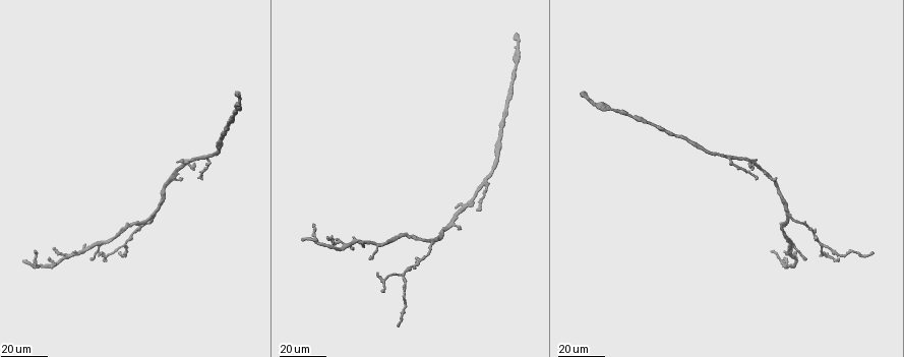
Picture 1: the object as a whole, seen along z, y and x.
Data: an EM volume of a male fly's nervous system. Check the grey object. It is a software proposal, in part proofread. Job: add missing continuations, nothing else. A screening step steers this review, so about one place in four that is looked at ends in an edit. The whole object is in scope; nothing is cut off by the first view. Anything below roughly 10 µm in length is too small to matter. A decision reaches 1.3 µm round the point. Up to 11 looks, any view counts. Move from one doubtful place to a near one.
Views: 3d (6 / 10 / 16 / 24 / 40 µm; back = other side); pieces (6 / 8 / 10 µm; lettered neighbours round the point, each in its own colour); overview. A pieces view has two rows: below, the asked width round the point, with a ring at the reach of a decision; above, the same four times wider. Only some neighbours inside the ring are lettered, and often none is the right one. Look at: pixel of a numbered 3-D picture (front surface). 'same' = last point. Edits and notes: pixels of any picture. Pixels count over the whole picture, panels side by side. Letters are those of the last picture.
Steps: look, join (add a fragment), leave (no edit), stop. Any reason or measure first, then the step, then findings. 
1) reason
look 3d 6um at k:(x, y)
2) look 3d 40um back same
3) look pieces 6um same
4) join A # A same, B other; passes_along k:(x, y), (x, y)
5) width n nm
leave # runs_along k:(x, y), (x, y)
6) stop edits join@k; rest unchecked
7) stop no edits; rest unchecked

long arm stops here
look 3d 16um at 1:(478, 209)

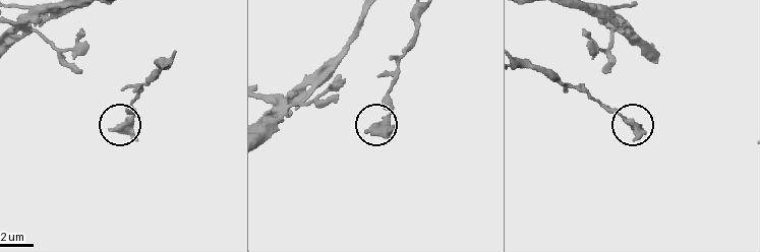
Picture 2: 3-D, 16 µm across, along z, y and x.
look pieces 10um at 2:(368, 130)

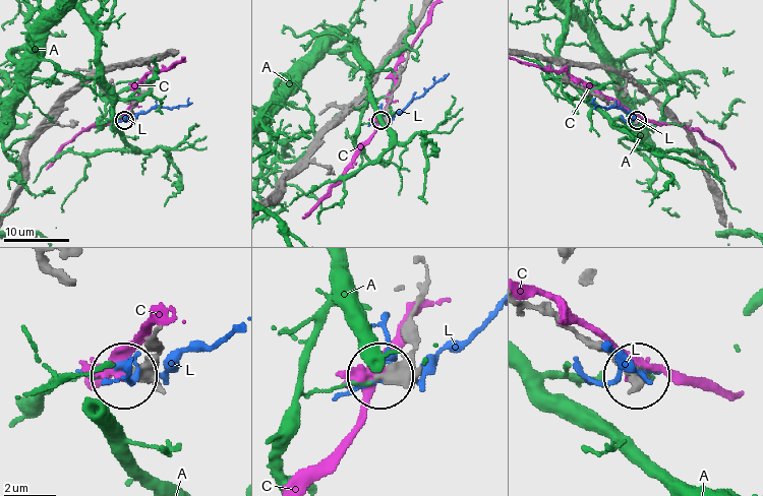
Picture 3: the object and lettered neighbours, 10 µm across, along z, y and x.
leave # A other, C other, L other; none of them fits

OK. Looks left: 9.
free end
look 3d 24um at 1:(193, 166)

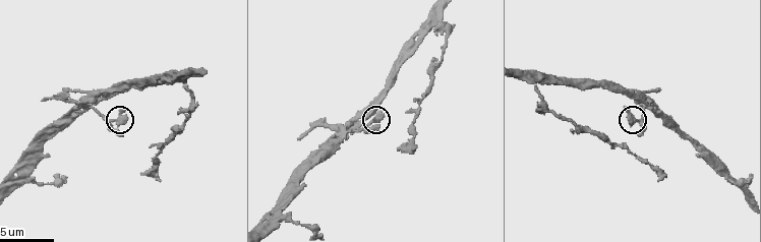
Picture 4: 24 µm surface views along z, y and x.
see the neighbours
look pieces 6um at 4:(377, 114)

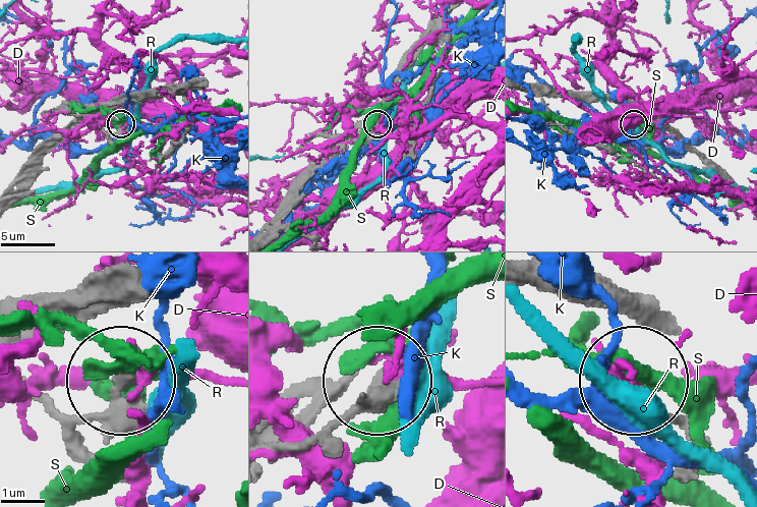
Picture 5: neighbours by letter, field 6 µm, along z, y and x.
leave # D other, K other, R other, S other; runs_along 5:(54, 407), (98, 415), (116, 379); none of them fits

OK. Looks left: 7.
tapers out
look 3d 24um at 1:(353, 236)

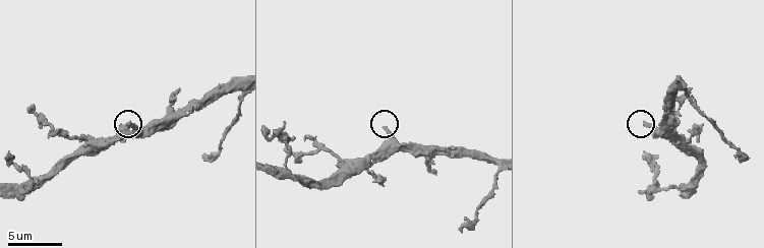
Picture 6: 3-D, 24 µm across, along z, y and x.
look 3d 6um at 6:(129, 123)

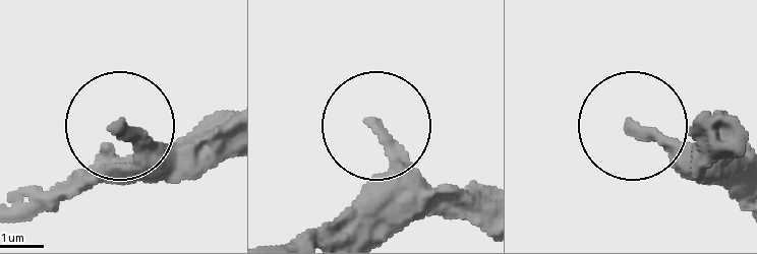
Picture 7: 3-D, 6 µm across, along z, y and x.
see the neighbours
look pieces 8um at 7:(629, 130)

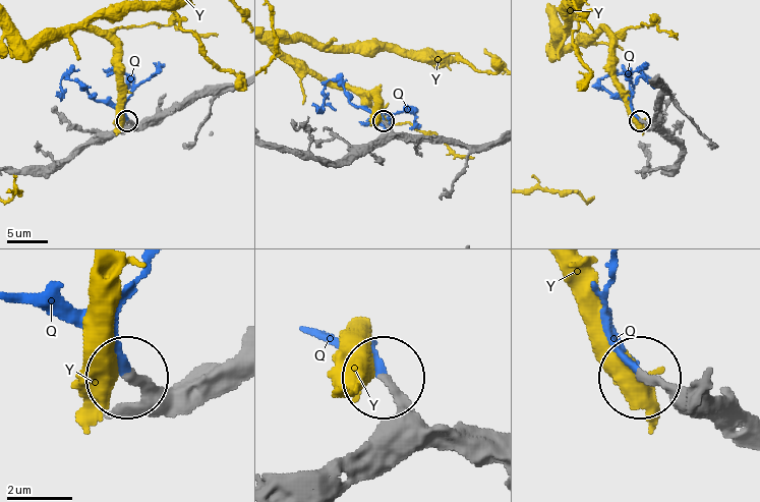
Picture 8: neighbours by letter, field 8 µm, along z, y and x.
width 200 nm
join Q # Q same, Y other; it goes on there

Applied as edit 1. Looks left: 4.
look overview

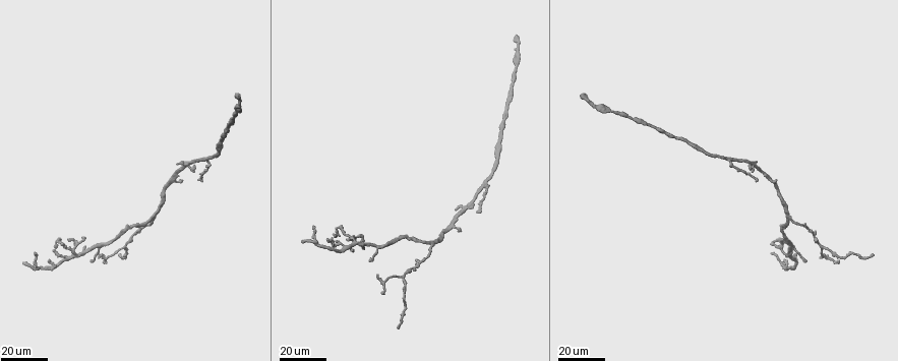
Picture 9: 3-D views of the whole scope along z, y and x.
end of a long branch
look 3d 24um at 9:(314, 228)

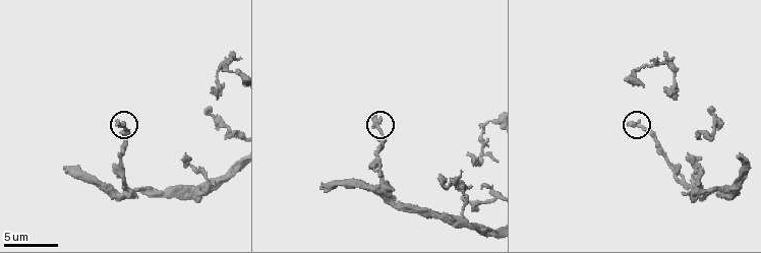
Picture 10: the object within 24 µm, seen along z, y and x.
look pieces 8um at 10:(373, 117)

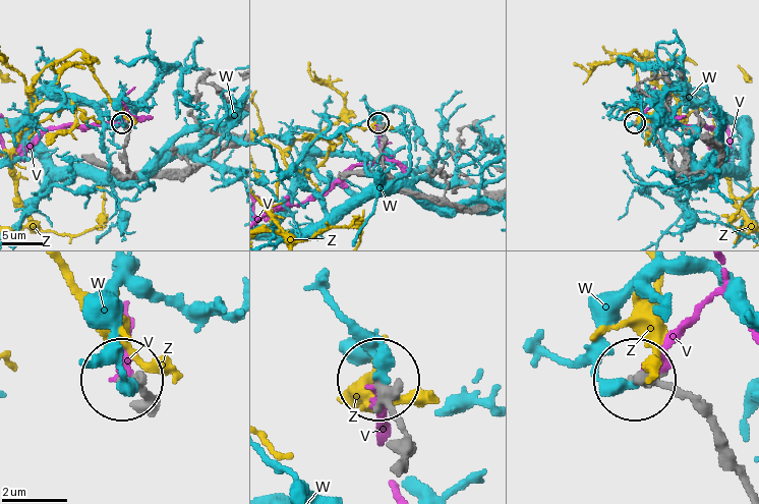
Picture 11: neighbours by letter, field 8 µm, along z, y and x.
leave # V other, W other, Z other; runs_along 11:(395, 467), (400, 430), (377, 383); none of them fits

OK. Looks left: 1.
stop edits join@8; rest unchecked

